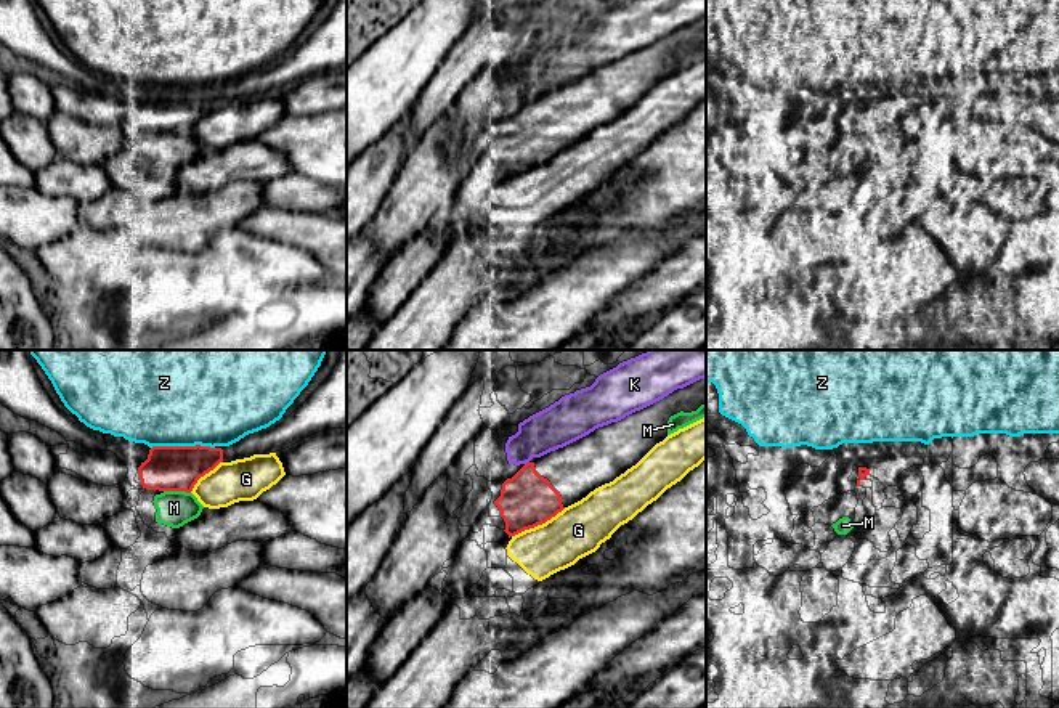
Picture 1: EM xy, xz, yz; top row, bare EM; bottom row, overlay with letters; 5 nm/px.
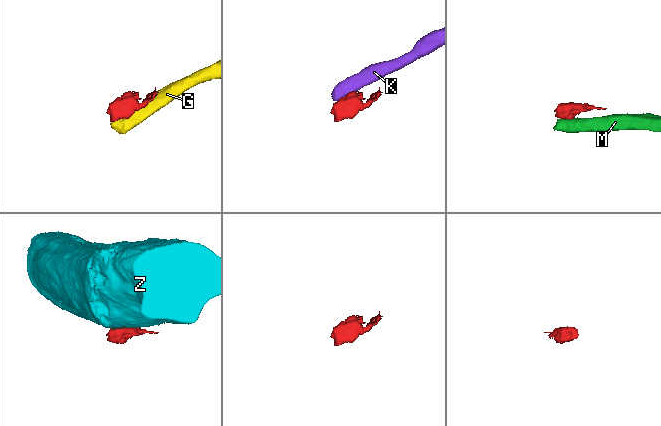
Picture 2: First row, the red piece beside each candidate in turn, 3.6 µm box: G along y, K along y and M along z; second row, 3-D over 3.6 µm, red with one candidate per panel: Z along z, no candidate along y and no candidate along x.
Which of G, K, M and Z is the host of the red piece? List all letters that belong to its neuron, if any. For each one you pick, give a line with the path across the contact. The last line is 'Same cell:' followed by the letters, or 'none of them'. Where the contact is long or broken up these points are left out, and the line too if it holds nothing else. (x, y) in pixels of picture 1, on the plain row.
Same cell: none of them

